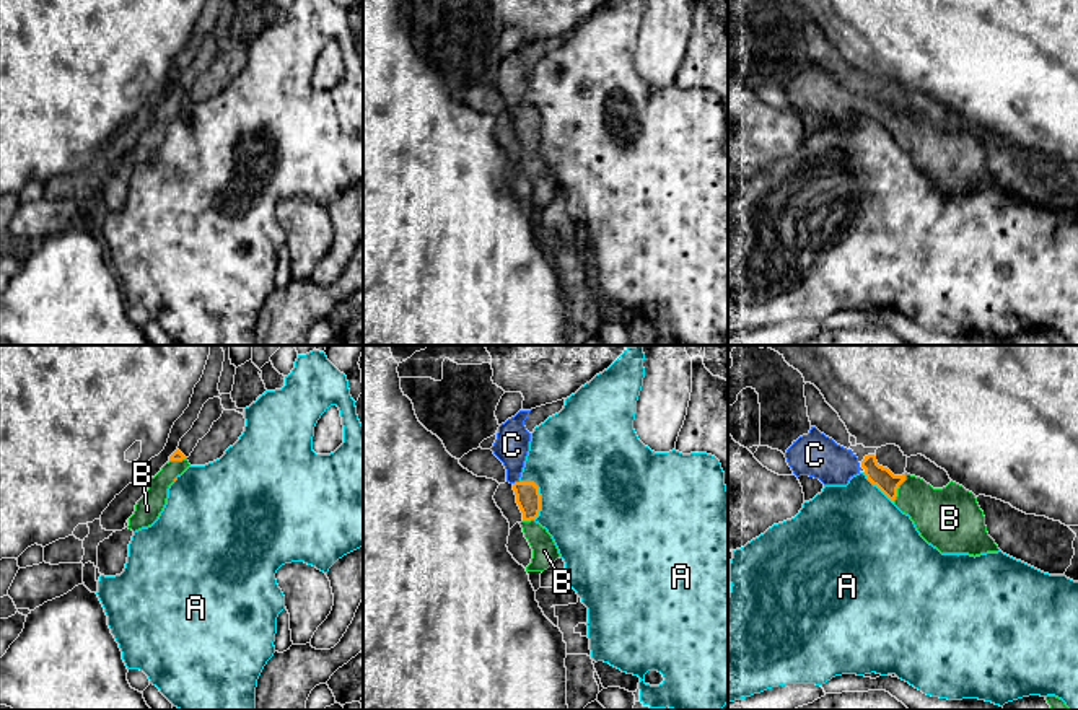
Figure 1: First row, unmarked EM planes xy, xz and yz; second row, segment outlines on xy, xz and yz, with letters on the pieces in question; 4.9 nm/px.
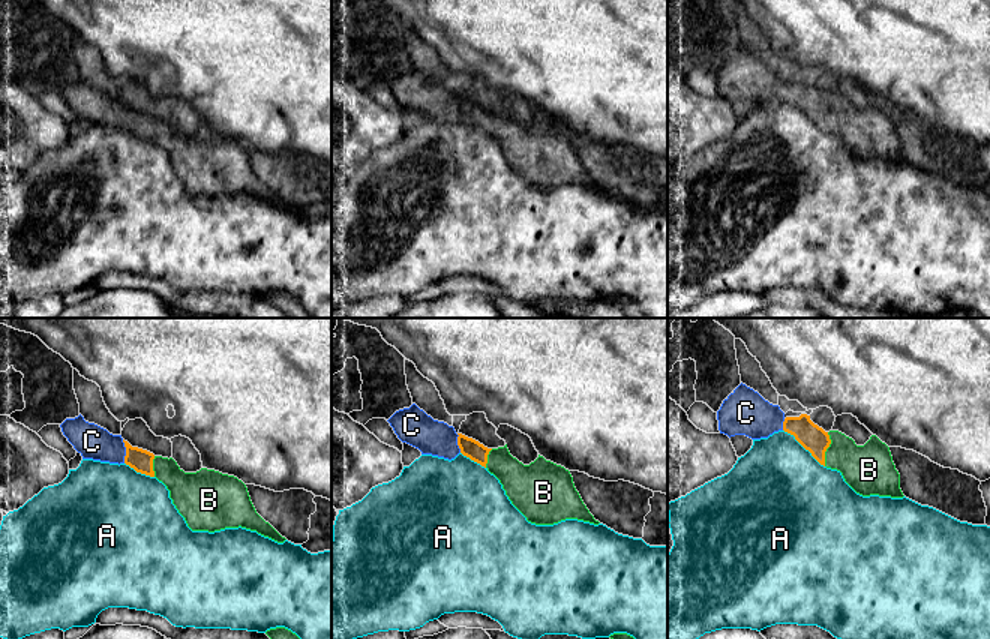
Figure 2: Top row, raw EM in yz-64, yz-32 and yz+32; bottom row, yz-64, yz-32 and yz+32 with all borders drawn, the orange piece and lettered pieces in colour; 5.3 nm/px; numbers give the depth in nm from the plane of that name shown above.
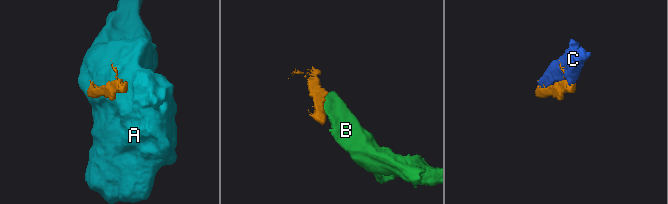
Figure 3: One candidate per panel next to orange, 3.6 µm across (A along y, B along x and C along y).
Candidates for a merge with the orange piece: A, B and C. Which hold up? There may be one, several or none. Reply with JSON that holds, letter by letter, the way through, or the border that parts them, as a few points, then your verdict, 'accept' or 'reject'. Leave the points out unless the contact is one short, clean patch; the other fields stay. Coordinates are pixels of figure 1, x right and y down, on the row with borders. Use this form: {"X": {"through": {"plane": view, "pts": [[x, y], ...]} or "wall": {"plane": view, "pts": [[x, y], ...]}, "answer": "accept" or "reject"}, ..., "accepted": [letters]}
{"A": {"answer": "reject"}, "B": {"through": {"plane": "yz", "pts": [[881, 477], [898, 487], [940, 515]]}, "answer": "accept"}, "C": {"answer": "accept"}, "accepted": ["B", "C"]}

